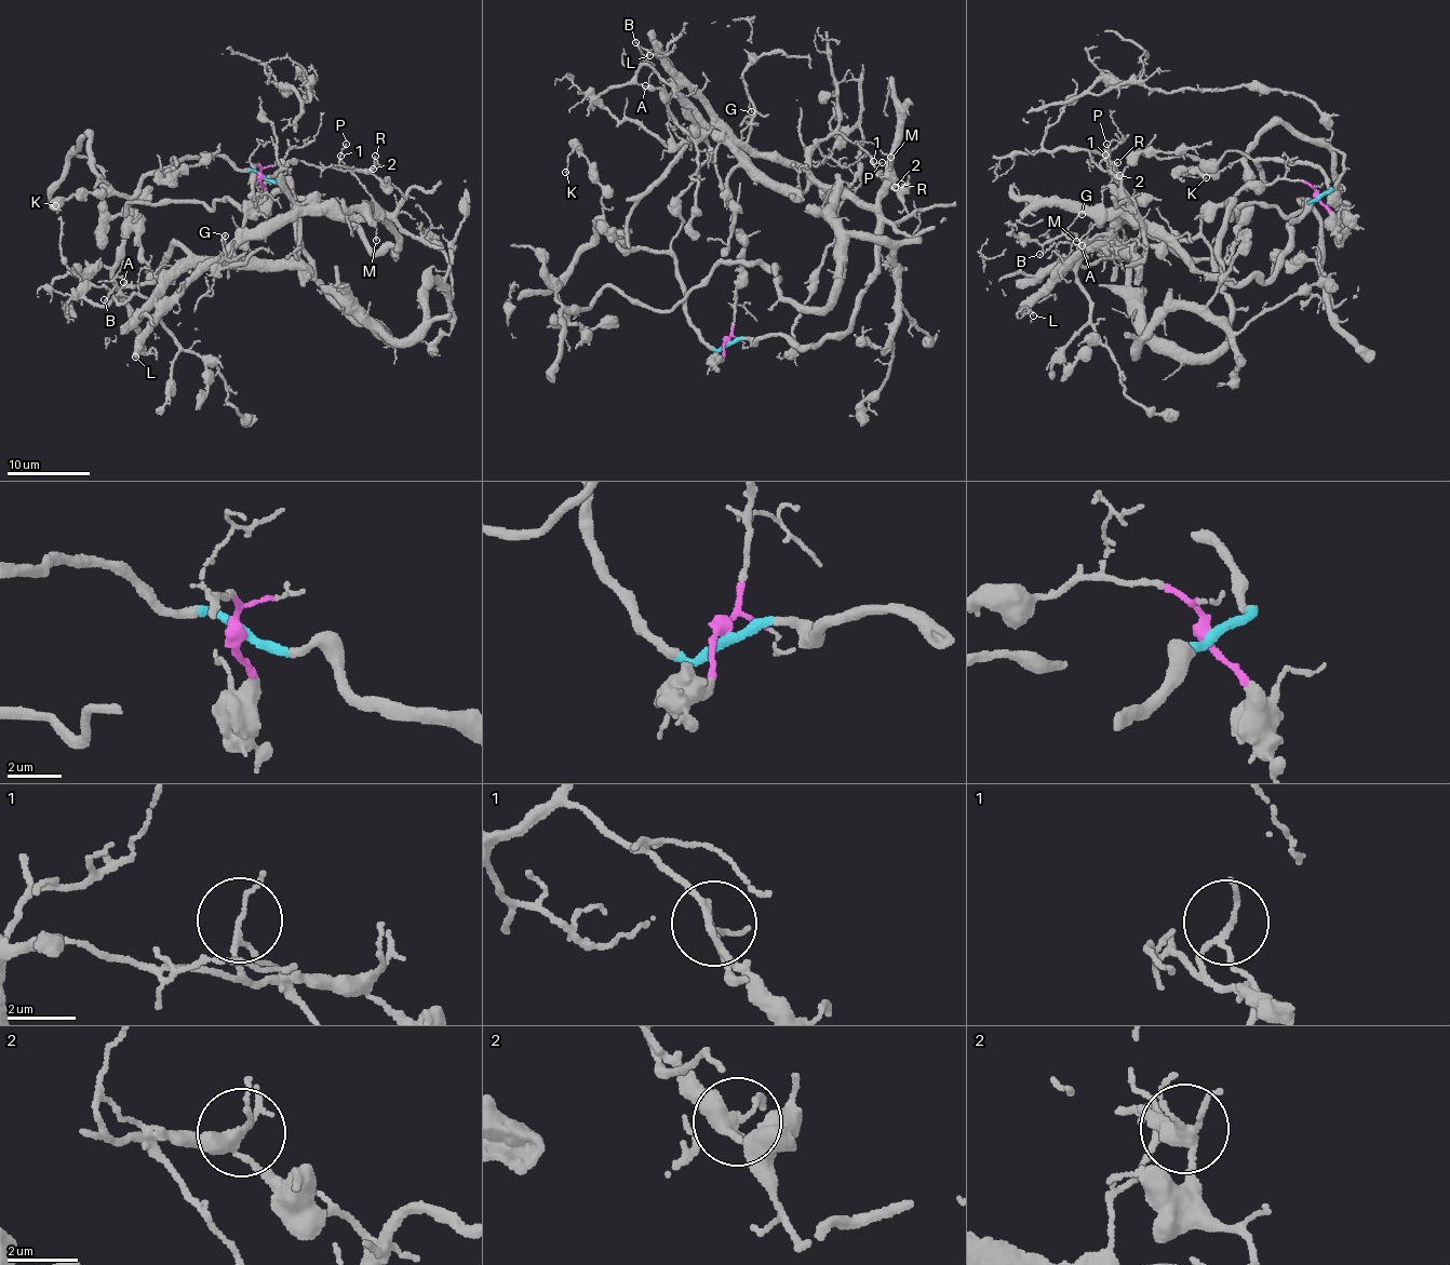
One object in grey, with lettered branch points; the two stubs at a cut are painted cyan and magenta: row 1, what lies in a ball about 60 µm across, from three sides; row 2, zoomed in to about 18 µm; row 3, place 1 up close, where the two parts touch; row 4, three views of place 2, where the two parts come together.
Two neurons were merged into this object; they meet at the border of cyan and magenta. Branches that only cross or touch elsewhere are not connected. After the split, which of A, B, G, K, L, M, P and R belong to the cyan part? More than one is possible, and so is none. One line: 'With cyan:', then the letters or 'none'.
With cyan: G, K, L, M, R

